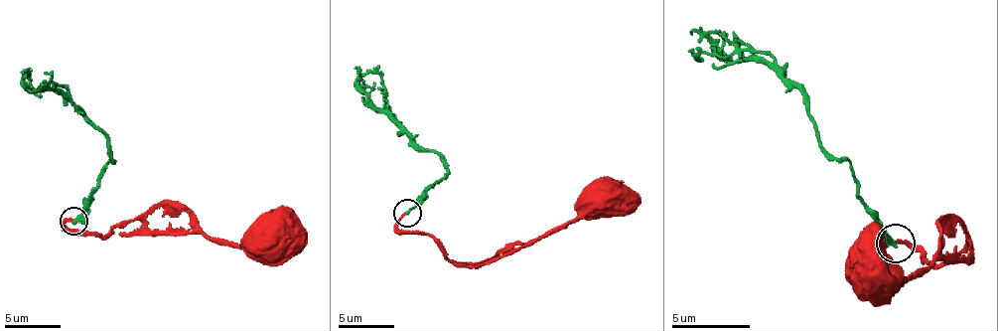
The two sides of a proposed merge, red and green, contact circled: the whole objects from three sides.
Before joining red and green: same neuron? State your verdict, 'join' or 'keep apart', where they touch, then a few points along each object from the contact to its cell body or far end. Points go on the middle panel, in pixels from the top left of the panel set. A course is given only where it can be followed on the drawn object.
keep apart; place (407, 213); course red (406, 212), (398, 223), (403, 232), (423, 232), (456, 261), (481, 264), (592, 218), (606, 195); course green (406, 212), (445, 176), (442, 159), (420, 150), (367, 97), (358, 86), (358, 68)

